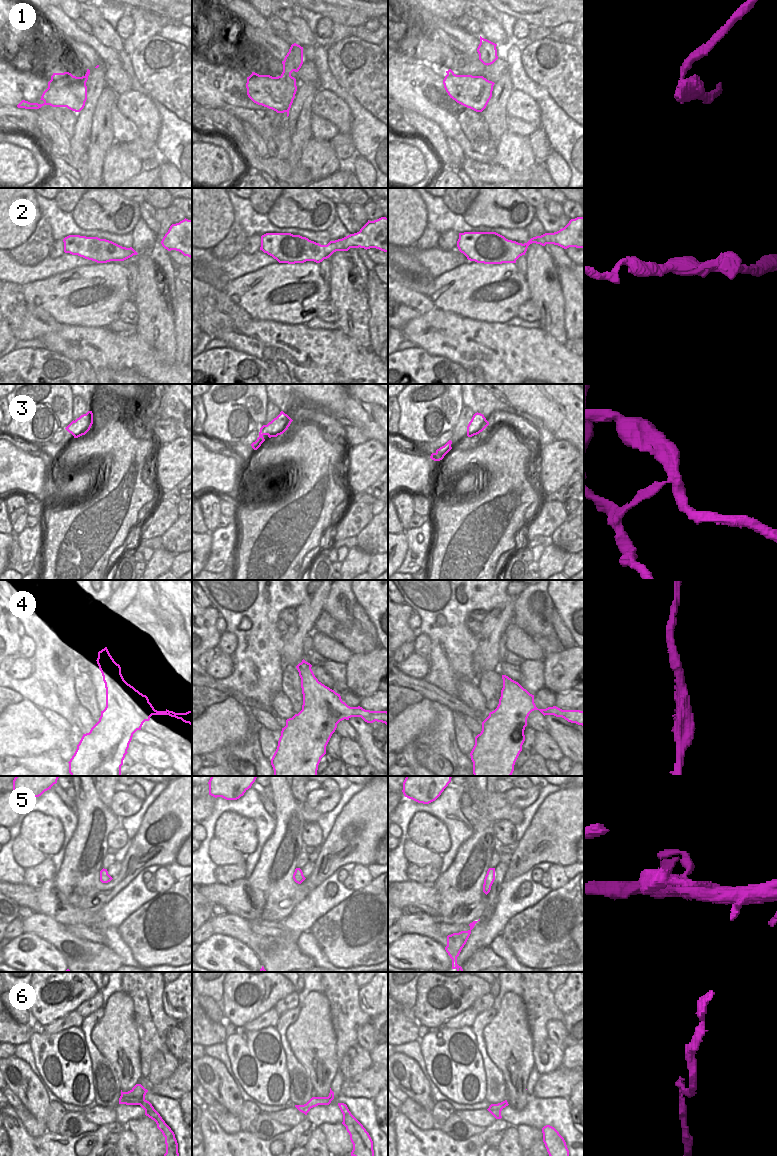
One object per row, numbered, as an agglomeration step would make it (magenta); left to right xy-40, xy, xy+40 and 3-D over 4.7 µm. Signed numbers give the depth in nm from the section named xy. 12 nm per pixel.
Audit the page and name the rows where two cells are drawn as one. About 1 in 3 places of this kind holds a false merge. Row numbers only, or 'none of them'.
1, 3

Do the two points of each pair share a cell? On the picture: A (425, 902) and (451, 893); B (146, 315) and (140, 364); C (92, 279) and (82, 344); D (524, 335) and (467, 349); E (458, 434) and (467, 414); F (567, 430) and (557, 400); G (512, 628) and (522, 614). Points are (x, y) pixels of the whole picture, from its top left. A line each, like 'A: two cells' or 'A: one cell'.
A: two cells
B: two cells
C: two cells
D: one cell
E: one cell
F: one cell
G: two cells

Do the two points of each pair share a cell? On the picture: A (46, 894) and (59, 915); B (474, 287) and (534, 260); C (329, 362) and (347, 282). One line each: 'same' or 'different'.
A: same
B: different
C: different

